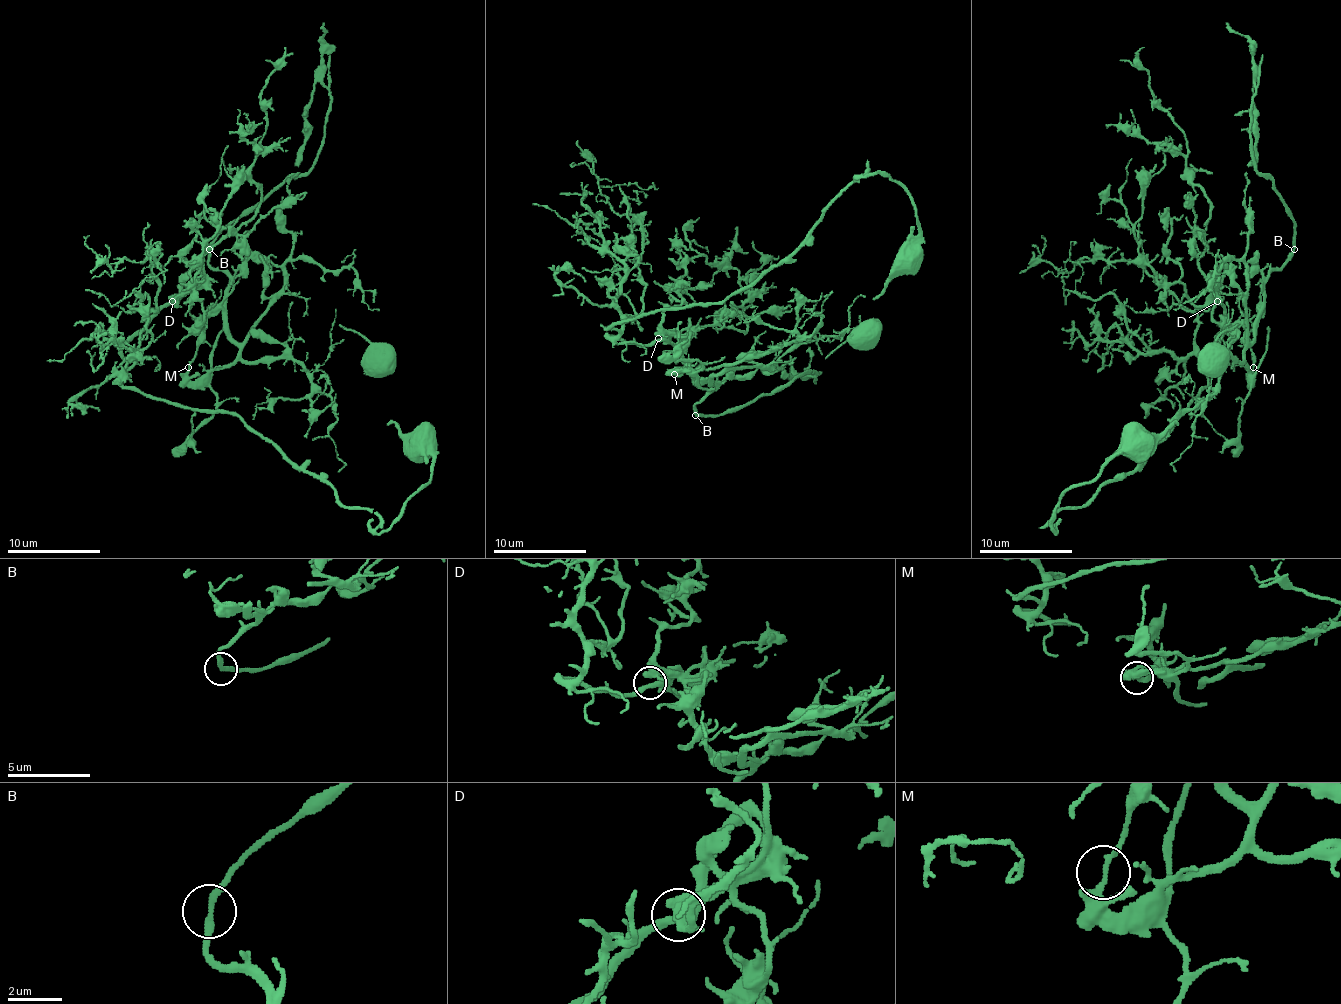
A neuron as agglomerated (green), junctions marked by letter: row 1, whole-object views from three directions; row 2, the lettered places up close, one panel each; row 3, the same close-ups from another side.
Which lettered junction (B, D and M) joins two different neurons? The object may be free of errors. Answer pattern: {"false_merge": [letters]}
{"false_merge": ["M"]}

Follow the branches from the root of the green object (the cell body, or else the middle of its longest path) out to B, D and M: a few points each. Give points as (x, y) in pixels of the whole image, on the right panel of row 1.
B: (1210, 362), (1205, 353), (1231, 320), (1212, 362), (1219, 374), (1229, 357), (1243, 360), (1264, 280), (1294, 250)
D: (1210, 362), (1231, 320), (1212, 362), (1219, 374), (1229, 357), (1240, 362), (1259, 315), (1217, 322), (1217, 301)
M: (1210, 362), (1205, 353), (1231, 320), (1215, 369), (1229, 357), (1245, 362), (1248, 376), (1252, 367)

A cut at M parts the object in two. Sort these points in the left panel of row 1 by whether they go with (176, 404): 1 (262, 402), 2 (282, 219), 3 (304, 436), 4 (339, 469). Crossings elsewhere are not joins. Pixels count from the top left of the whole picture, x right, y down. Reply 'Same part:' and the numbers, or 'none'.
Same part: none

